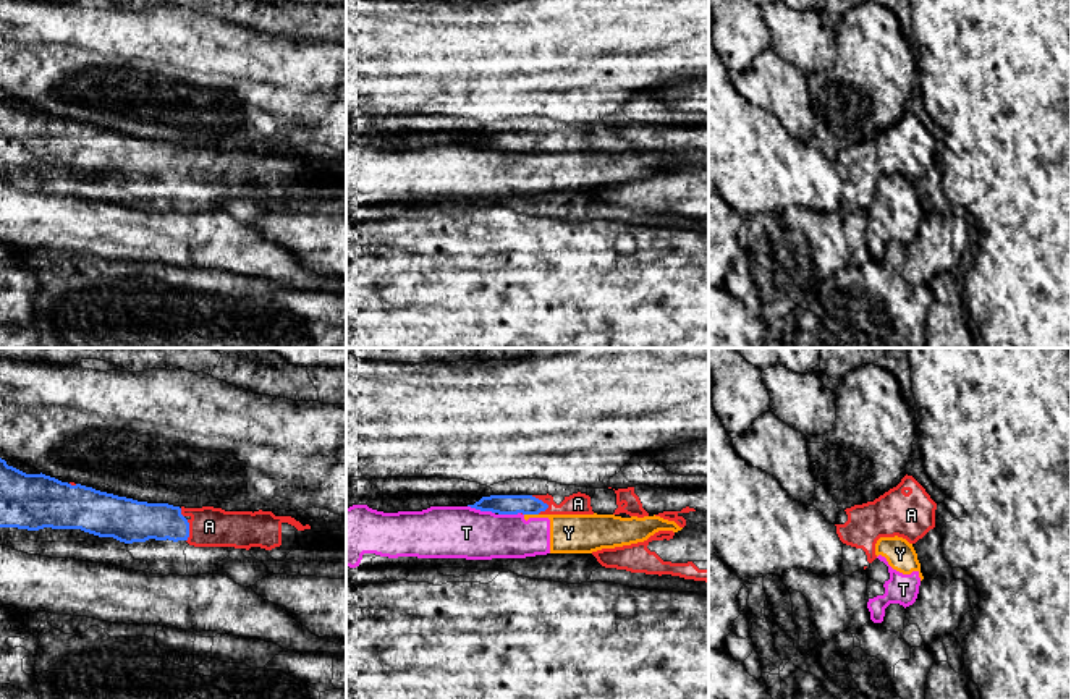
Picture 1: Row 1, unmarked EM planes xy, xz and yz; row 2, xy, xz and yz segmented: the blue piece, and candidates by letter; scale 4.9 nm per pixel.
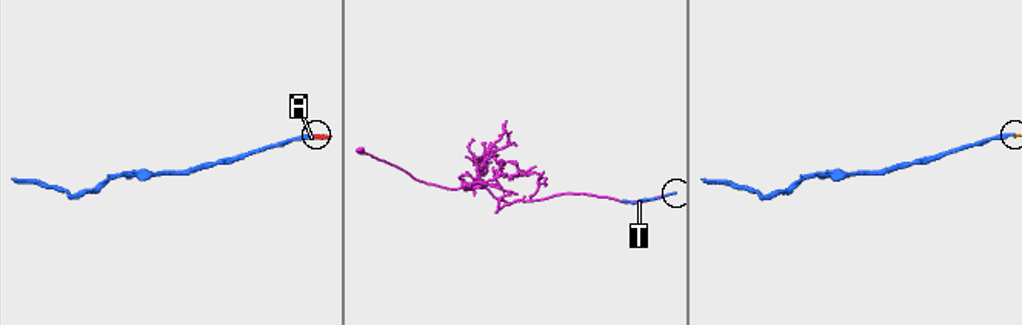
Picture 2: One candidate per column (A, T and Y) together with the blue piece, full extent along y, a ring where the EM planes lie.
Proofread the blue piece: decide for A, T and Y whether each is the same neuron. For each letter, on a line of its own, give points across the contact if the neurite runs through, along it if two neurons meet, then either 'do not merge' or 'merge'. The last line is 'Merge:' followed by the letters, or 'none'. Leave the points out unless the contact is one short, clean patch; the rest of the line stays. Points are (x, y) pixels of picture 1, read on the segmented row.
A: merge
T: do not merge
Y: along xz (524, 513), (537, 515) | do not merge
Merge: A

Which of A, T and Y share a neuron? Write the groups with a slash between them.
A / T Y

